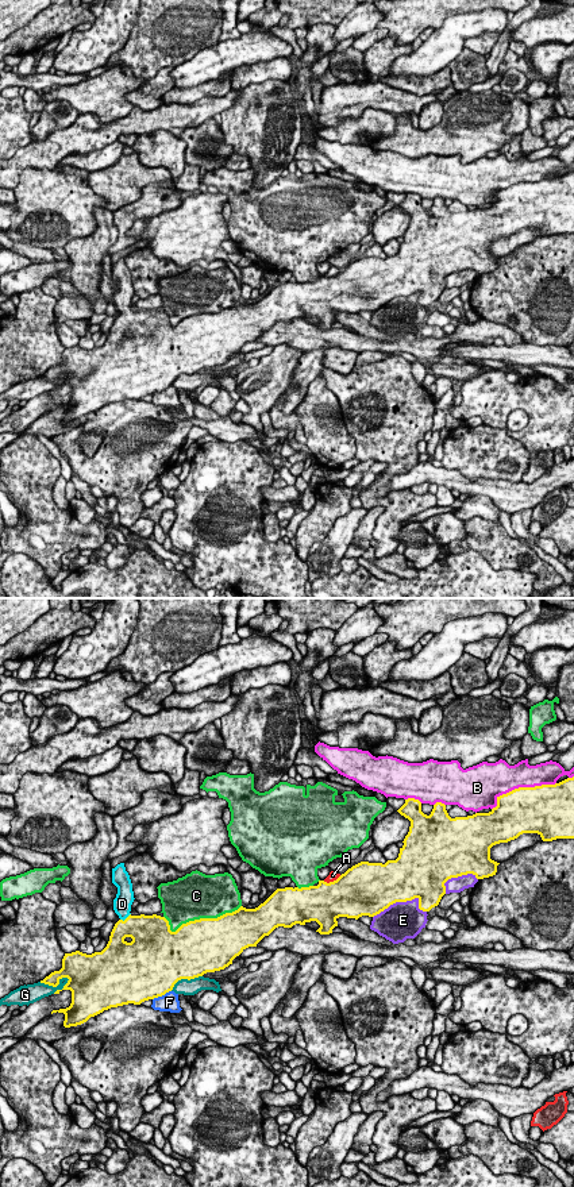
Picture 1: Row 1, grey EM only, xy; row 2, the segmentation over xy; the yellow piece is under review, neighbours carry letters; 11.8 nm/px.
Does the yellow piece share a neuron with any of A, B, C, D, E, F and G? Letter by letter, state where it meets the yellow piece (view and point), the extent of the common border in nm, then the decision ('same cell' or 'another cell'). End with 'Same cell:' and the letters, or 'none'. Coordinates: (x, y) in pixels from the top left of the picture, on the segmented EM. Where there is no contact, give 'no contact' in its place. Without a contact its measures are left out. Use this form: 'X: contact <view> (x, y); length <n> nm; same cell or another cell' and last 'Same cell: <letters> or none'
A: contact xy (331, 882); length 240 nm; another cell
B: contact xy (520, 787); length 850 nm; another cell
C: contact xy (200, 918); length 950 nm; another cell
D: contact xy (126, 918); length 150 nm; same cell
E: contact xy (403, 901); length 650 nm; another cell
F: contact xy (161, 995); length 260 nm; another cell
G: contact xy (54, 986); length 360 nm; another cell
Same cell: D

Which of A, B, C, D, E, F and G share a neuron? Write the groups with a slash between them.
A / B / C / D / E / F / G

